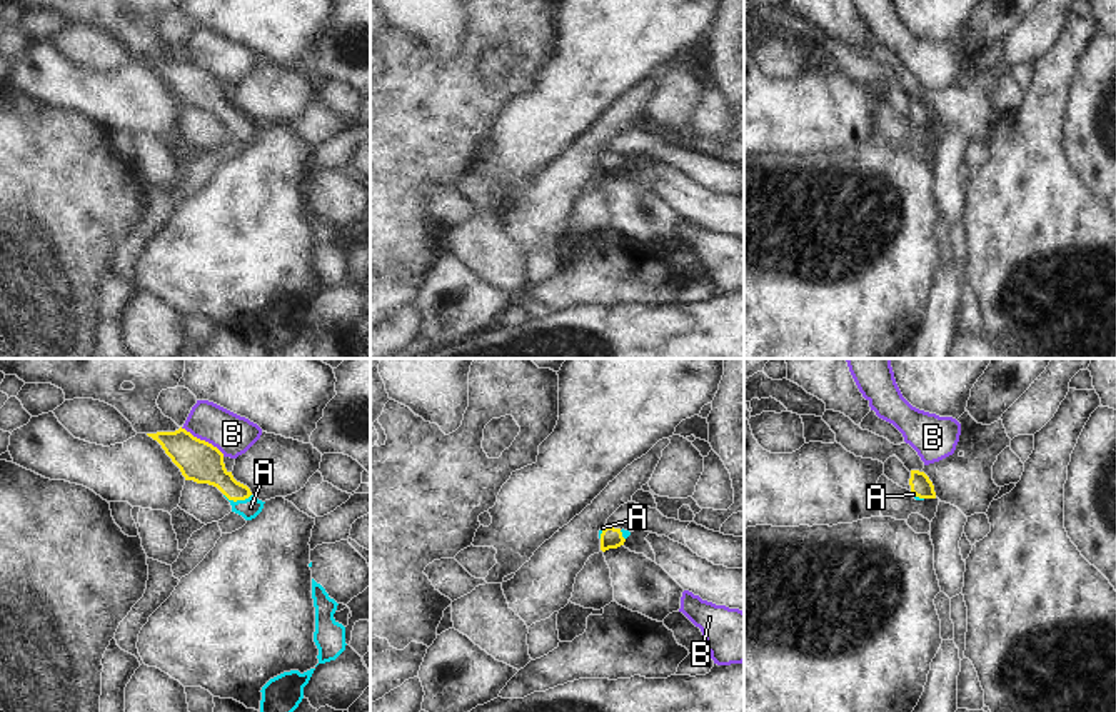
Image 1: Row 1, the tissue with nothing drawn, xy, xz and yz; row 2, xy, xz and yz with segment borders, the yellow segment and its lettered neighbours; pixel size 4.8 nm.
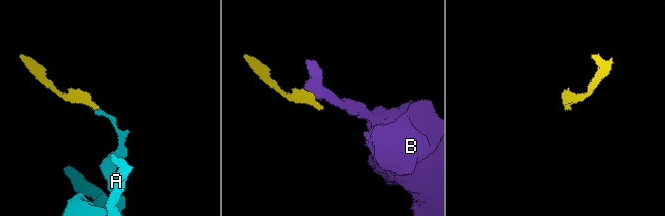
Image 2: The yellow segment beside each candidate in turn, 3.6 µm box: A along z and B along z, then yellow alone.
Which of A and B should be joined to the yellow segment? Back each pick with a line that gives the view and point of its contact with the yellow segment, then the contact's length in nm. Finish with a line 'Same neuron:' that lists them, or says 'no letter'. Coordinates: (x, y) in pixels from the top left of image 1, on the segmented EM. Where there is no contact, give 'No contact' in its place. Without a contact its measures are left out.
A: Touches yellow at xy (237, 499). Shared border 140 nm
Same neuron: A

